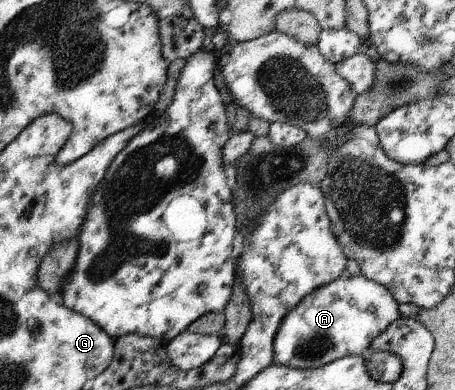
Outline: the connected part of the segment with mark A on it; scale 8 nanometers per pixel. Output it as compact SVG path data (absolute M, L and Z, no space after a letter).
M344 273L338 279L310 292L287 315L279 326L274 342L274 359L277 365L293 369L317 369L350 355L364 355L374 340L395 320L398 320L398 304L392 300L392 292L384 285L365 277L362 273L351 276Z

